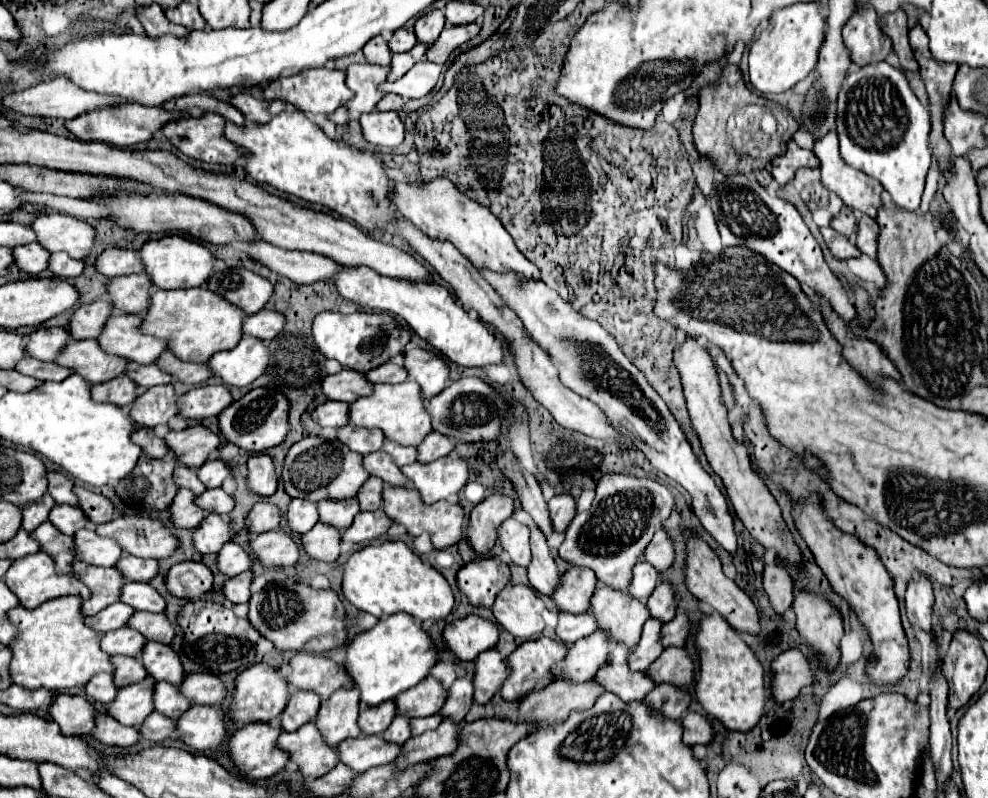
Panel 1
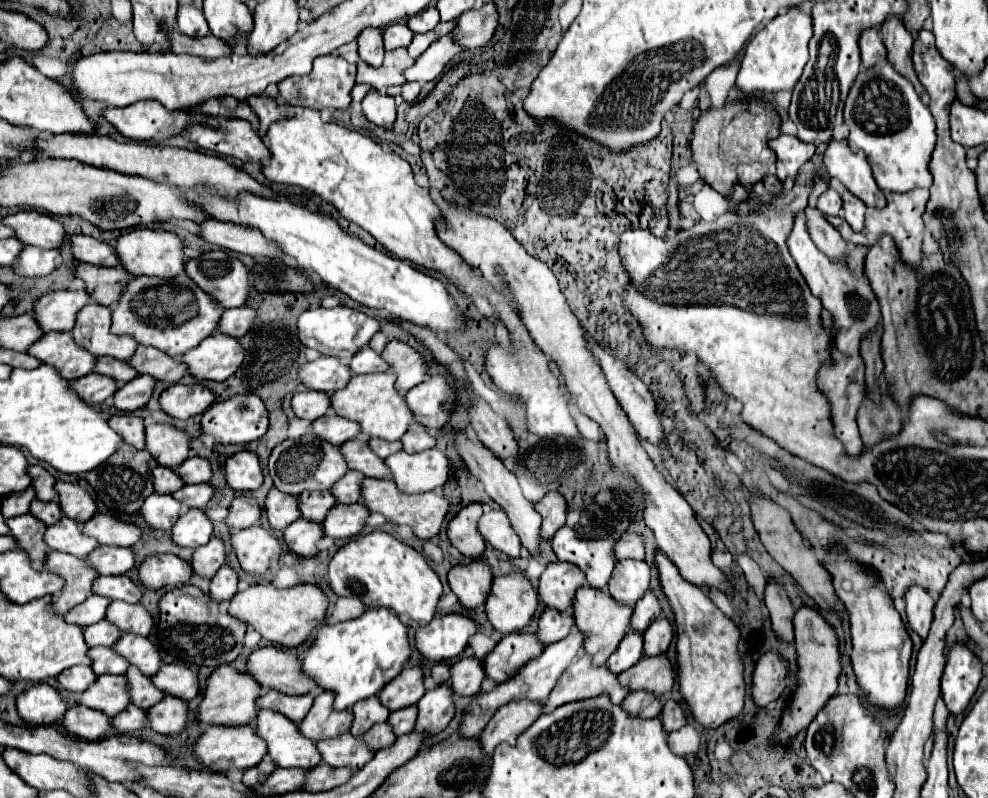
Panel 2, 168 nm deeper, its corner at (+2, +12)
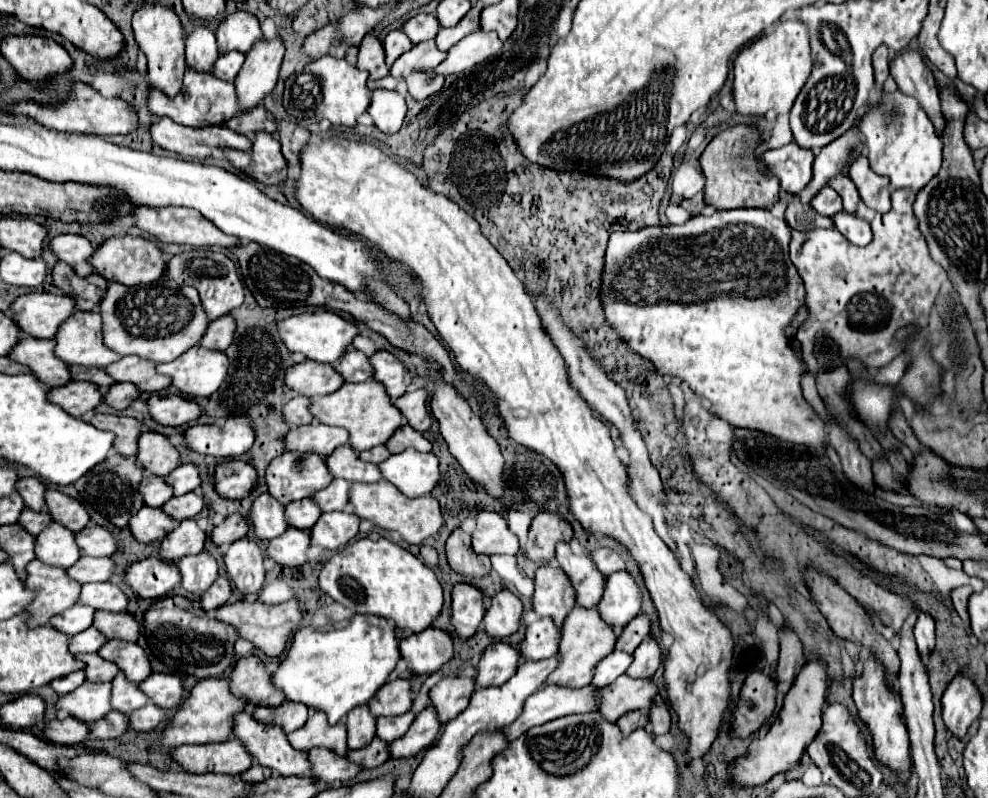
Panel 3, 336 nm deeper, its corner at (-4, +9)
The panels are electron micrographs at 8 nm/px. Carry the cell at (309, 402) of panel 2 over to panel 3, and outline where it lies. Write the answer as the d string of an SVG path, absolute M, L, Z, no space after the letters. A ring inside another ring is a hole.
M295 395L283 405L283 421L287 425L307 425L313 421L313 415L307 411L309 399L303 399L303 395Z

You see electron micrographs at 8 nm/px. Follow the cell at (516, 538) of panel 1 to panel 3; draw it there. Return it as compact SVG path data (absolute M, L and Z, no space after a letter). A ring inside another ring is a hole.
M479 511L477 525L471 535L471 547L475 553L493 555L493 553L509 553L515 555L519 551L519 539L509 531L505 519L493 511Z

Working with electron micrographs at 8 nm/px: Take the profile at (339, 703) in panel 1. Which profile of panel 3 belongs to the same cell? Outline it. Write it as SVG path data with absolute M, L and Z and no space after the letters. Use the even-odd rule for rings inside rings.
M315 711L307 723L287 735L289 743L297 751L307 751L311 747L323 747L333 751L335 755L345 755L347 753L347 729L343 727L343 721L331 727L327 719L323 719L321 711Z

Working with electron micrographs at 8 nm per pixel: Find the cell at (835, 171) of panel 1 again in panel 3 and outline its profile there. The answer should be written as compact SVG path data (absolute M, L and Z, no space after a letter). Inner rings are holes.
M857 157L849 167L849 177L857 185L857 191L867 207L887 213L891 209L891 191L889 191L889 179L883 175L877 175L865 157Z

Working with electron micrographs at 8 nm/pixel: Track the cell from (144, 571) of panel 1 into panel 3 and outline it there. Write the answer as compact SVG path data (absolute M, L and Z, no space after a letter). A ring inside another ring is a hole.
M83 555L75 565L67 569L67 575L81 585L99 583L99 581L109 581L113 567L115 565L109 557L85 557Z

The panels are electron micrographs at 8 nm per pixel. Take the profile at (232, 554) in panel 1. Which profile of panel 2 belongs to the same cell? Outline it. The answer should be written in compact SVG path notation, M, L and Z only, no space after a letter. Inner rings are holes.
M211 538L205 546L197 548L191 560L193 570L199 576L207 576L213 578L215 572L227 562L227 550L225 550L225 542L221 538Z

